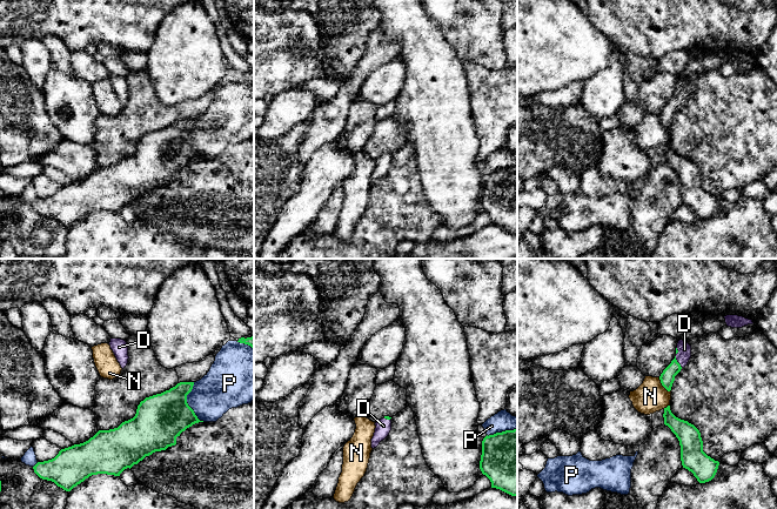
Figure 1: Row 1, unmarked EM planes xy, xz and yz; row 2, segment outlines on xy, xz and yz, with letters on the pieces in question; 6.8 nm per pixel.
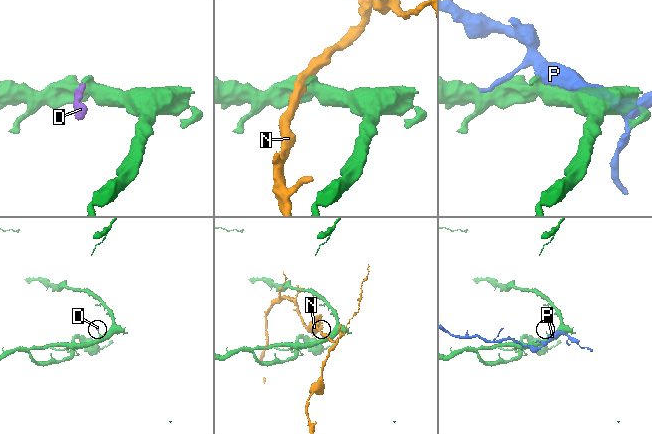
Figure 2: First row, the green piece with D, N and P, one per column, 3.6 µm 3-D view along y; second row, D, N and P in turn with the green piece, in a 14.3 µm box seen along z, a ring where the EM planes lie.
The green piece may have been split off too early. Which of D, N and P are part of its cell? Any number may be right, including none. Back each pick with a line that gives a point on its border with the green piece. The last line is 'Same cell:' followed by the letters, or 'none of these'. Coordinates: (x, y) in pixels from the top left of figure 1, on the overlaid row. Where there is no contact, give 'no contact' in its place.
D: yz (677, 362)
Same cell: D

